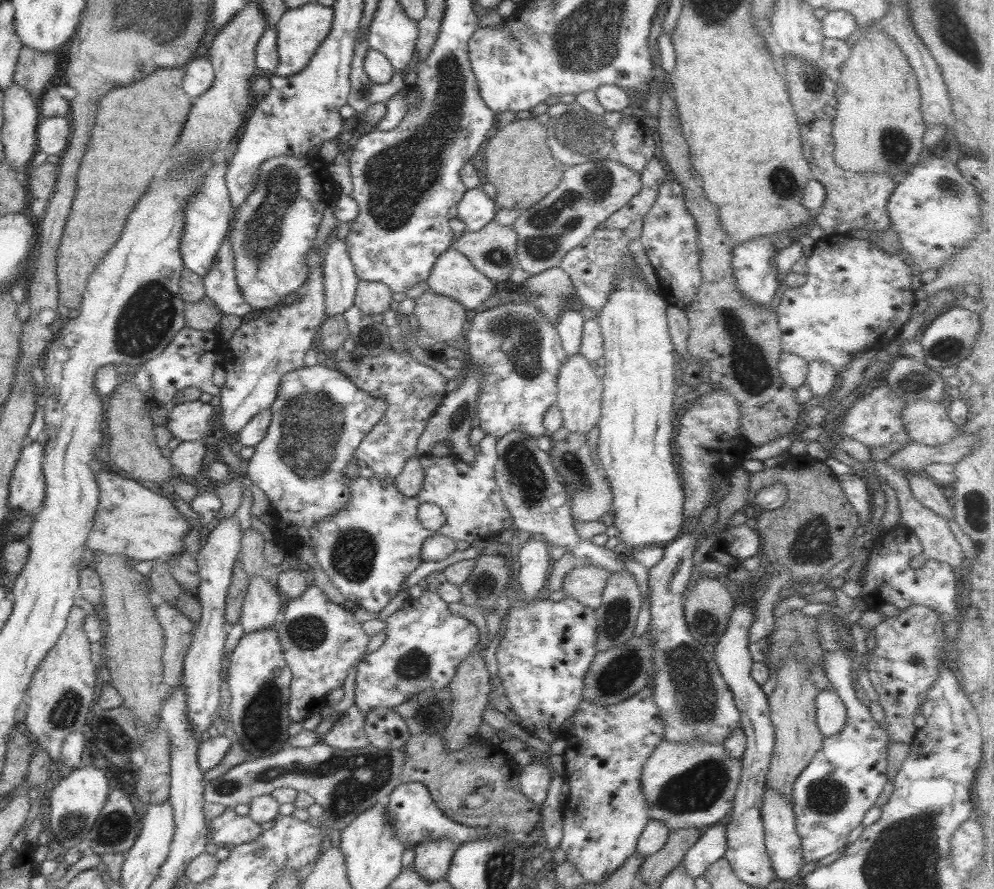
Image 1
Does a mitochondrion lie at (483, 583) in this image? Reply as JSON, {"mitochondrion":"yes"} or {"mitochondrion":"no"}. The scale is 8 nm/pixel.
{"mitochondrion":"yes"}

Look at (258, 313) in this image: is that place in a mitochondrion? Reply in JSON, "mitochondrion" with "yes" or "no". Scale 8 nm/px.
{"mitochondrion":"no"}

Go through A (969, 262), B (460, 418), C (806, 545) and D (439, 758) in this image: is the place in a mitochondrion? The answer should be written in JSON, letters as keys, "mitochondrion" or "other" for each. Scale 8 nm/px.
{"A":"other","B":"mitochondrion","C":"mitochondrion","D":"other"}

